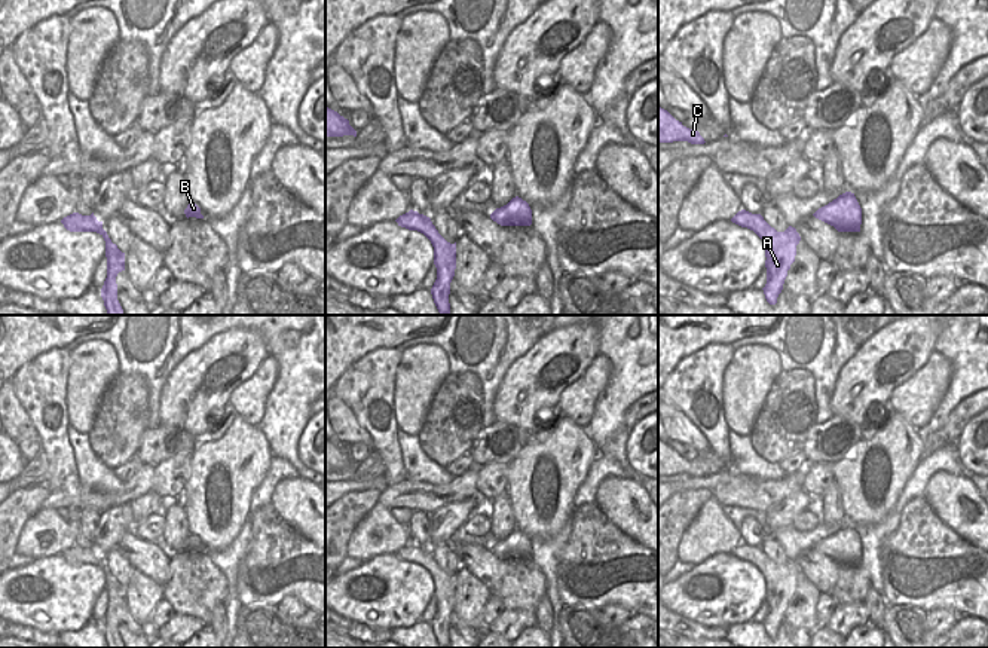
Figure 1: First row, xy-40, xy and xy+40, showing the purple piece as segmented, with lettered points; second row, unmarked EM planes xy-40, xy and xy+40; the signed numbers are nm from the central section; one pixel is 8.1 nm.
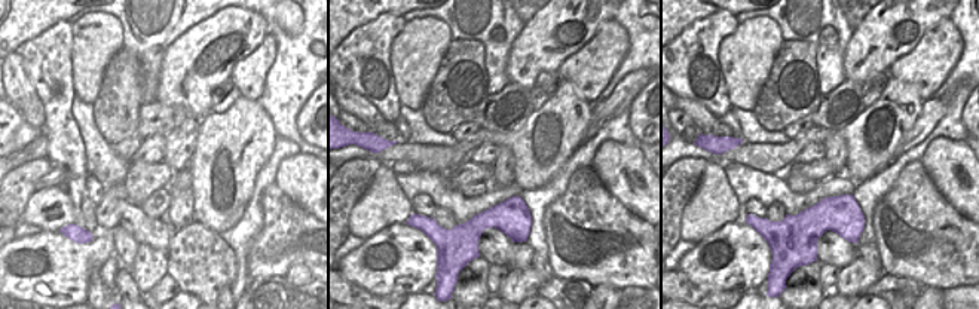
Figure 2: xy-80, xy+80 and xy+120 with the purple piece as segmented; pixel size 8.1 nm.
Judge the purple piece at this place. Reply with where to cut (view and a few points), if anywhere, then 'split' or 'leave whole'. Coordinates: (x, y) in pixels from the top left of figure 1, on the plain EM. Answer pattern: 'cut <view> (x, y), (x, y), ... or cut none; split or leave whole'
cut none; leave whole

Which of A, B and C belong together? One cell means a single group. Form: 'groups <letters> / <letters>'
groups A B C

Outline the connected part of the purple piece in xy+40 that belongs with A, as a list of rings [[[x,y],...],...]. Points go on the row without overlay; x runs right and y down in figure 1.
[[[746,542],[738,544],[731,554],[753,563],[764,574],[767,617],[762,623],[767,635],[776,638],[777,630],[783,623],[787,603],[795,594],[796,578],[801,574],[799,566],[792,559],[784,565],[777,565],[761,547],[752,547]]]

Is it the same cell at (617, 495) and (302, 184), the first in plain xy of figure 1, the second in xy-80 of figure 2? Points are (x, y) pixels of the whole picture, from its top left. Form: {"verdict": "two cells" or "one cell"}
{"verdict": "one cell"}

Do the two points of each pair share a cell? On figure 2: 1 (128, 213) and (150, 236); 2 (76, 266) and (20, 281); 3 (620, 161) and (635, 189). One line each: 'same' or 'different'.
1: same
2: same
3: same

